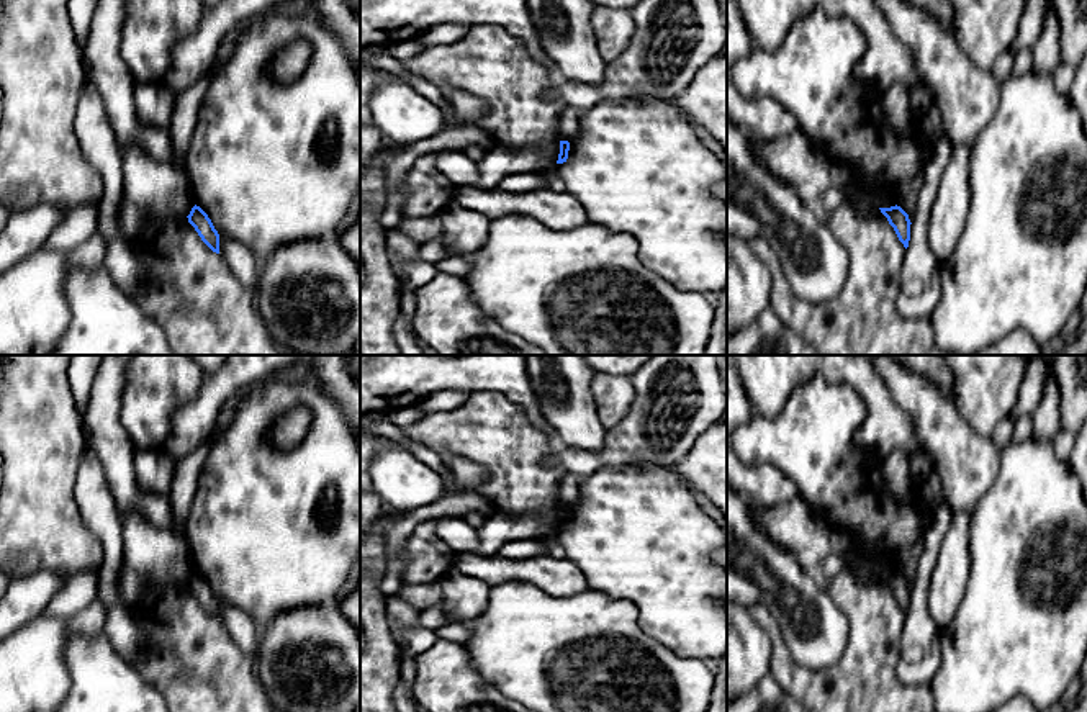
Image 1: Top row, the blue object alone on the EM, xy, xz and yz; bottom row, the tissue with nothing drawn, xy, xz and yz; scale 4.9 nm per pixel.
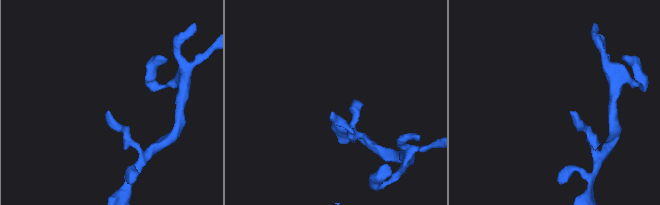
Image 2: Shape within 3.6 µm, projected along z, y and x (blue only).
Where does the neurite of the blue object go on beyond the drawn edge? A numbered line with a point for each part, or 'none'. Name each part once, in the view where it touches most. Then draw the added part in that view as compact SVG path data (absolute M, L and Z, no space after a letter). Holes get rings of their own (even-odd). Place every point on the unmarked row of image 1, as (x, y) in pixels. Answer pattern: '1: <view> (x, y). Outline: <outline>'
none

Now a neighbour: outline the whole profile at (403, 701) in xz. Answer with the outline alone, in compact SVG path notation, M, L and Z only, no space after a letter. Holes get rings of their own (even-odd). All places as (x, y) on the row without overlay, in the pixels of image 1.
M403 681L396 684L393 701L398 712L419 712L416 701L409 694Z

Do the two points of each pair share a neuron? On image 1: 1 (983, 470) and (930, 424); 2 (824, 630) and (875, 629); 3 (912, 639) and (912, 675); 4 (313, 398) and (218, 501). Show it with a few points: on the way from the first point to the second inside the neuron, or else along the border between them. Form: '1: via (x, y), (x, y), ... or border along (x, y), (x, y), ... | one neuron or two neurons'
1: via (969, 462), (943, 436) | one neuron
2: border along (829, 598), (848, 624), (845, 652), (834, 666) | two neurons
3: via (912, 647), (912, 666) | one neuron
4: via (279, 398), (248, 429), (241, 447), (241, 467) | one neuron

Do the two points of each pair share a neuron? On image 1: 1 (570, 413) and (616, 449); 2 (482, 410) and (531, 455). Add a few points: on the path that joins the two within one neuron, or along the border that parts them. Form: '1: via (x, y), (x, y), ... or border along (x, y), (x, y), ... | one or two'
1: border along (608, 431), (603, 444), (596, 450), (586, 452) | two
2: via (493, 421), (519, 447) | one

